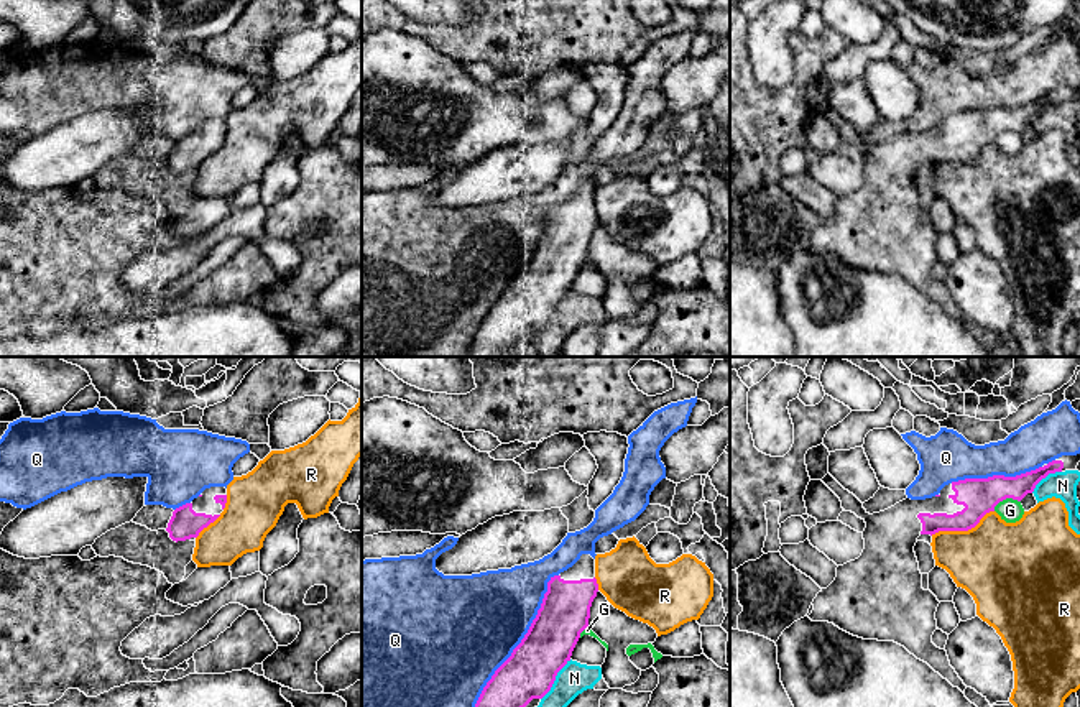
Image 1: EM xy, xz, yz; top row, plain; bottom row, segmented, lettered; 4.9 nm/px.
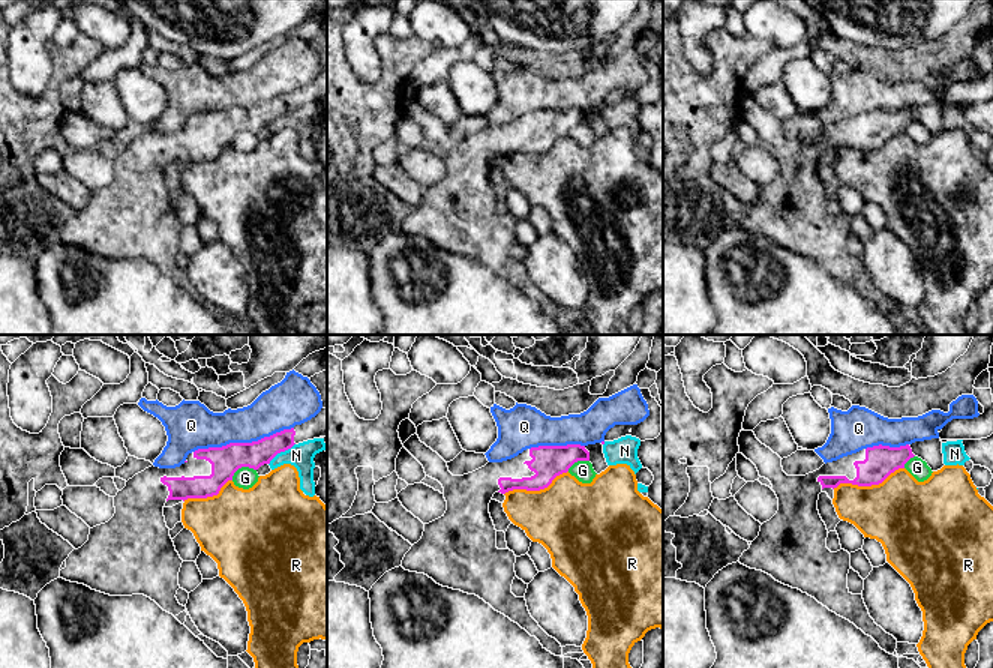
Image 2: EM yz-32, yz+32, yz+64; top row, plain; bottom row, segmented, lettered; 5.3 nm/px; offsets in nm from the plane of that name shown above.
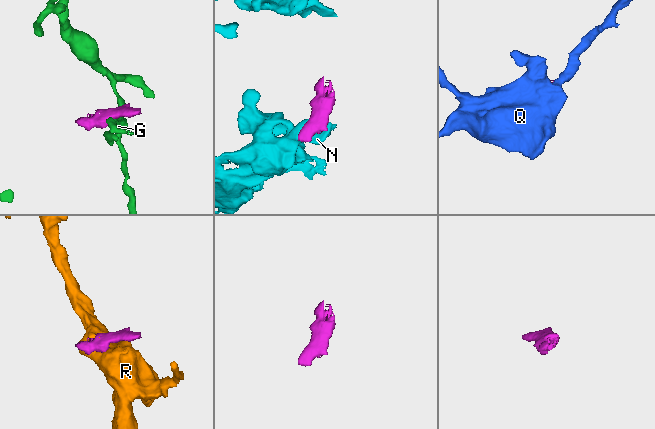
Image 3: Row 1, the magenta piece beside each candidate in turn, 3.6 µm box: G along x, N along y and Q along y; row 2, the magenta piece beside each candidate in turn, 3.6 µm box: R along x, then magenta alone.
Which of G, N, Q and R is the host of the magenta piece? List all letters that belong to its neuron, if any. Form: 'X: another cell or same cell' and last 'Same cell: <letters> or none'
G: another cell
N: another cell
Q: another cell
R: another cell
Same cell: none

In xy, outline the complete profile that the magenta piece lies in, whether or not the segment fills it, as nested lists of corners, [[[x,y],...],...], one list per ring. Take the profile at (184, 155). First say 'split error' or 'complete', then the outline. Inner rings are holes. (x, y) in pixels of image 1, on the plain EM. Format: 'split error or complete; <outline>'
split error; [[[225,118],[205,120],[191,135],[186,135],[173,143],[173,148],[166,159],[169,169],[176,174],[197,169],[204,159],[207,159],[220,148],[225,135]]]

